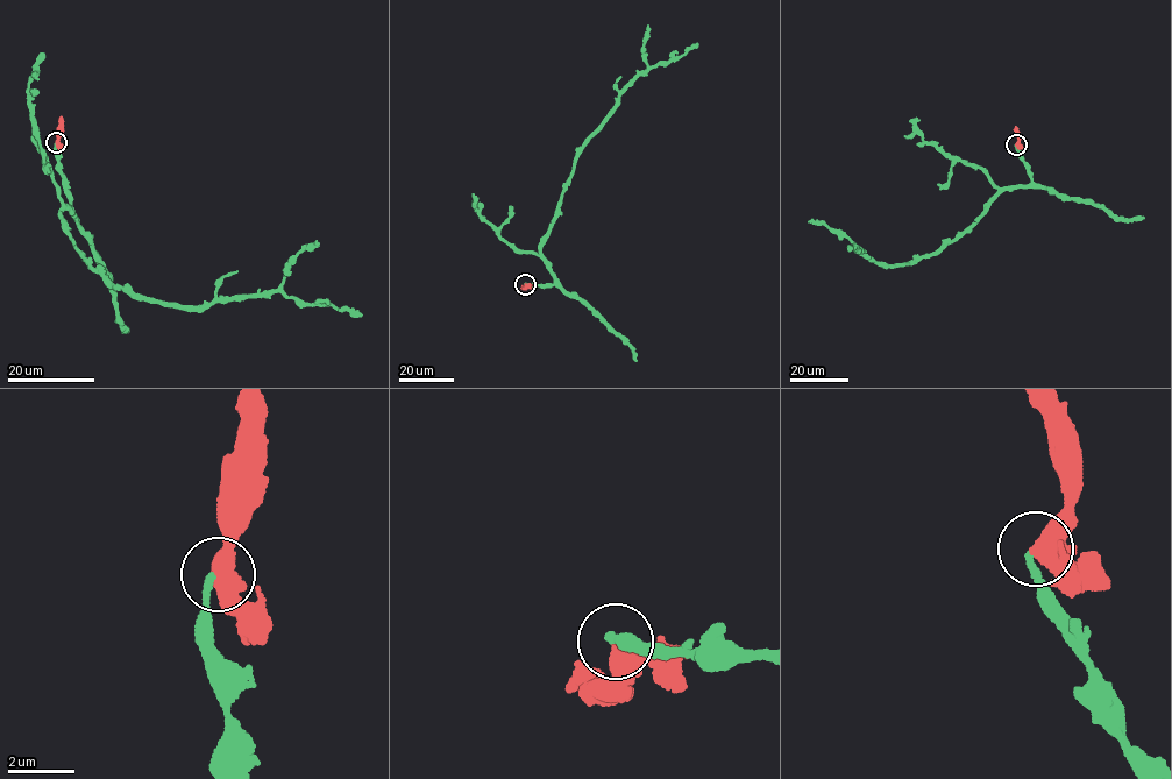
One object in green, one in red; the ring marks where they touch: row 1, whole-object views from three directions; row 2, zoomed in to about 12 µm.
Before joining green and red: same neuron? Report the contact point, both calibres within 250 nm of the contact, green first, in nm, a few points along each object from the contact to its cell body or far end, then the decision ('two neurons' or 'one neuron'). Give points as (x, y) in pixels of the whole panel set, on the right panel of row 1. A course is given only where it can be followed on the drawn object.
place (1016, 144); calibres 190 and 480 nm; course green (1015, 144), (1031, 183), (1008, 186), (975, 224), (935, 252), (893, 266), (871, 261), (857, 246), (849, 248); course red (1016, 144), (1015, 126); one neuron

